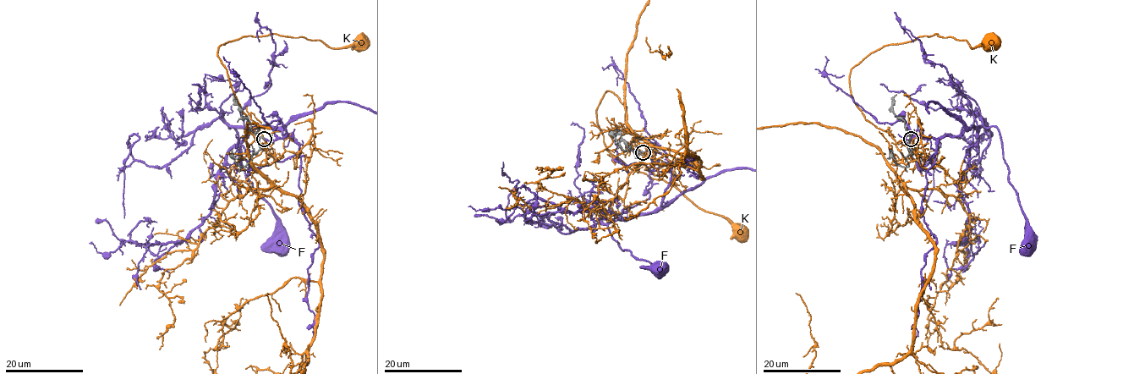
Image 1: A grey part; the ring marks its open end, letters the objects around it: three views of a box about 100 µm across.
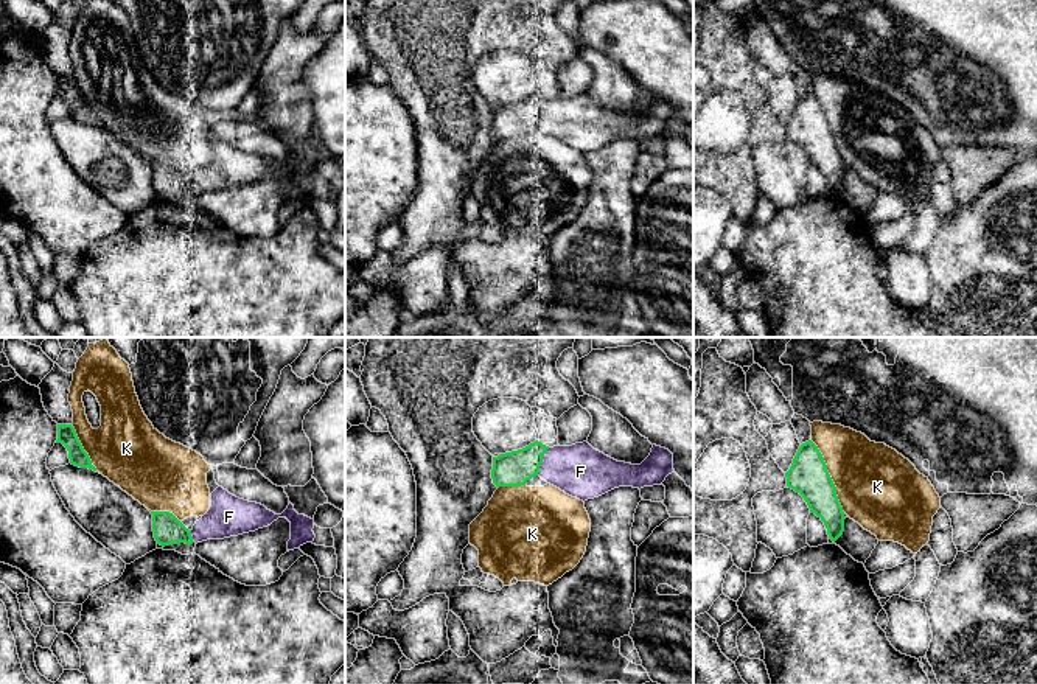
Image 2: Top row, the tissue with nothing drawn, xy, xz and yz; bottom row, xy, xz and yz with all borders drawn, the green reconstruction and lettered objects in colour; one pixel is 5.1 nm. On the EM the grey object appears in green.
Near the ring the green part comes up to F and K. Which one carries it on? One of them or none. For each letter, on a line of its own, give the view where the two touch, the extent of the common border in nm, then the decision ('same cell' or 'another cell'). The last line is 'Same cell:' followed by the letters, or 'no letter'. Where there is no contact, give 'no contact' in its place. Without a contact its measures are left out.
F: xz | 160 nm | same cell
K: yz | 420 nm | another cell
Same cell: F

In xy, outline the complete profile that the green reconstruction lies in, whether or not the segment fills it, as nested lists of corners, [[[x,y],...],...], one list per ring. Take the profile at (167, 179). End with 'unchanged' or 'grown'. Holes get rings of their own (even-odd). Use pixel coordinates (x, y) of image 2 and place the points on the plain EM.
[[[222,138],[211,145],[210,162],[188,182],[169,163],[151,163],[152,183],[157,196],[193,196],[207,191],[224,191],[243,185],[255,183],[271,177],[278,169],[286,169],[291,174],[291,191],[288,202],[300,201],[306,194],[312,194],[316,187],[314,171],[299,166],[289,154],[281,166],[275,166],[264,157],[249,154],[230,146]]]; grown

